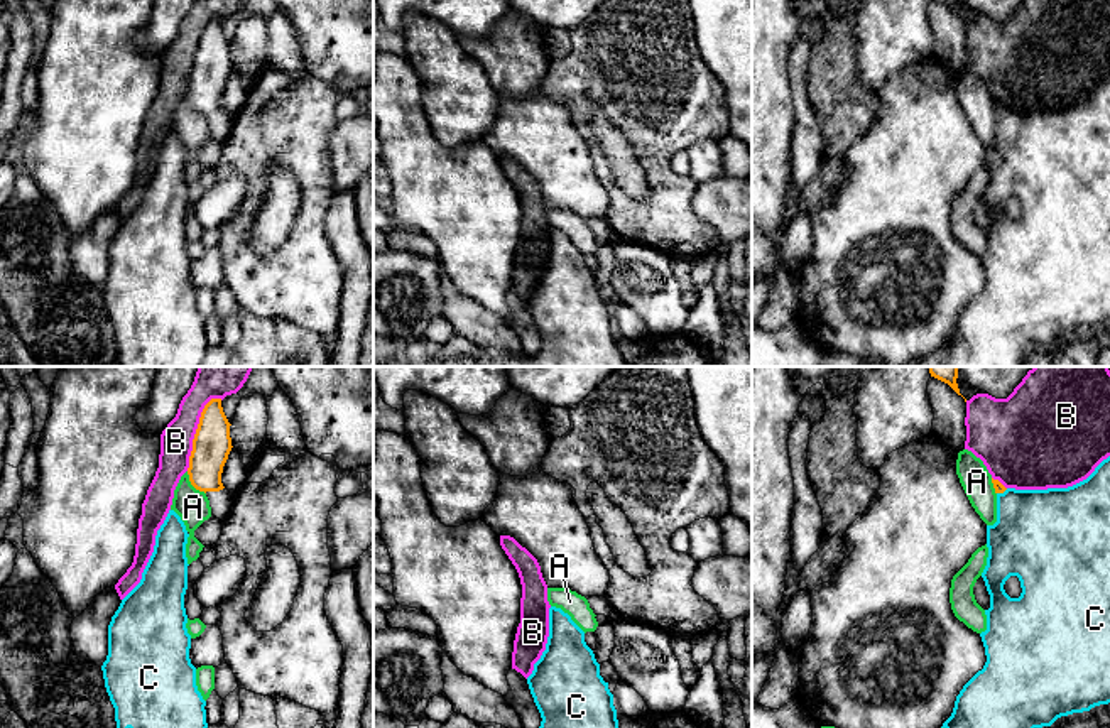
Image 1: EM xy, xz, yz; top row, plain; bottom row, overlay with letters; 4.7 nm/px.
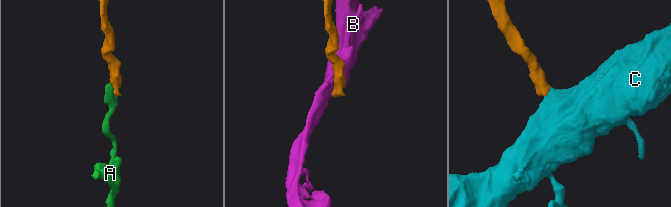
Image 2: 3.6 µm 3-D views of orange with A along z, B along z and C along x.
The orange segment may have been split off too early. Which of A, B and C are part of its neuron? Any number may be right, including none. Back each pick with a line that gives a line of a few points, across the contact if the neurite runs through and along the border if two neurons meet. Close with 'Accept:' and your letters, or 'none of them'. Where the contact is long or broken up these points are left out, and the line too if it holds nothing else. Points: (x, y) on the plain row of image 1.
C: line yz (999, 110), (1002, 114), (1038, 152)
Accept: C

